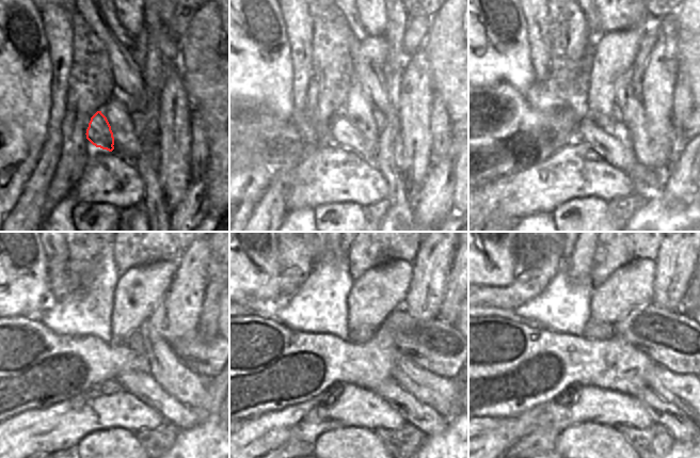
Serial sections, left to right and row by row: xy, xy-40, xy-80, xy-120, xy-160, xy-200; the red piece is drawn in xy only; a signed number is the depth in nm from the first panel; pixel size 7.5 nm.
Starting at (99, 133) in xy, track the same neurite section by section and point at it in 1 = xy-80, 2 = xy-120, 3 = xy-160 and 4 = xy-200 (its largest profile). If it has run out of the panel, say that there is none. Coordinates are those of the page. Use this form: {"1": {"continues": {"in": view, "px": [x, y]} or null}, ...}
{"1": {"continues": {"in": "xy-80", "px": [617, 152]}}, "2": {"continues": {"in": "xy-120", "px": [144, 387]}}, "3": {"continues": {"in": "xy-160", "px": [420, 415]}}, "4": {"continues": {"in": "xy-200", "px": [680, 425]}}}

